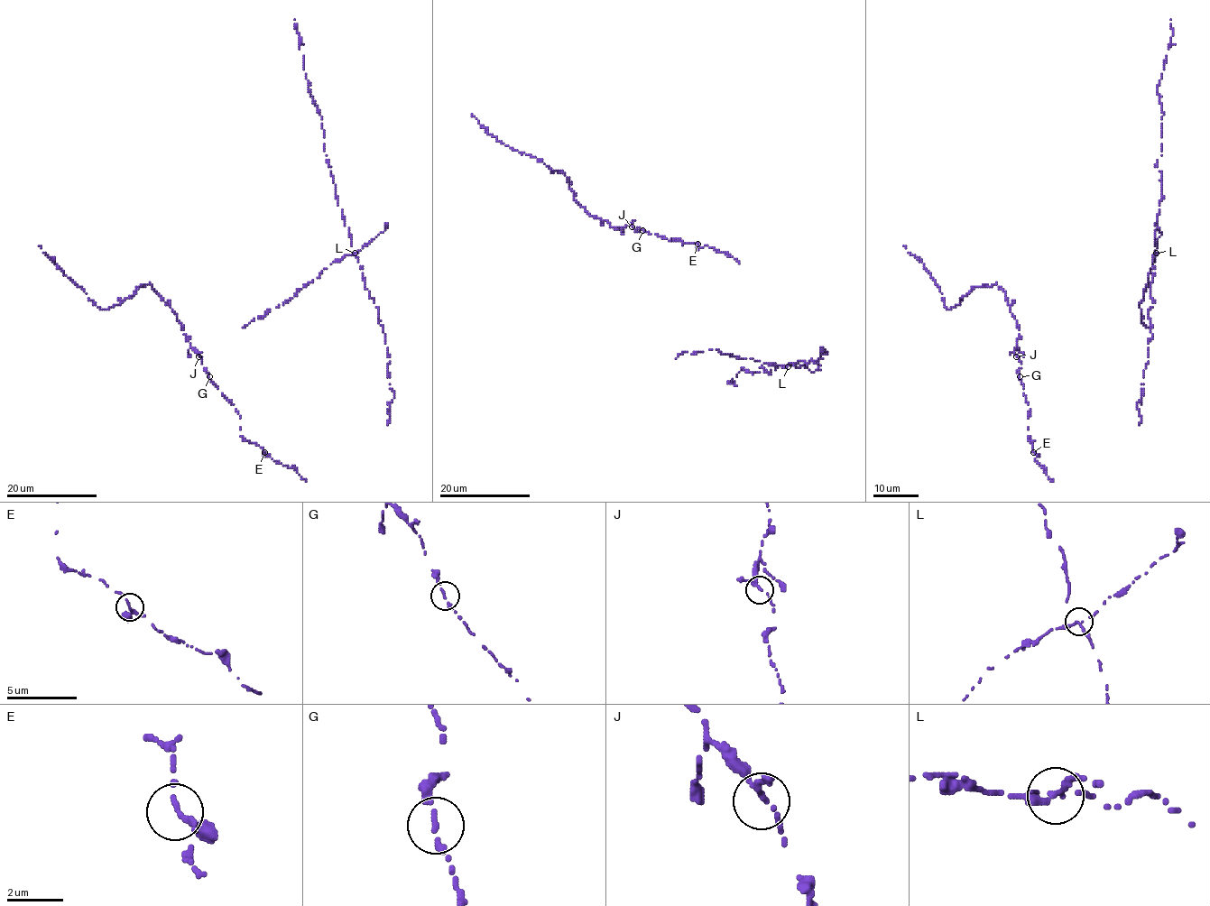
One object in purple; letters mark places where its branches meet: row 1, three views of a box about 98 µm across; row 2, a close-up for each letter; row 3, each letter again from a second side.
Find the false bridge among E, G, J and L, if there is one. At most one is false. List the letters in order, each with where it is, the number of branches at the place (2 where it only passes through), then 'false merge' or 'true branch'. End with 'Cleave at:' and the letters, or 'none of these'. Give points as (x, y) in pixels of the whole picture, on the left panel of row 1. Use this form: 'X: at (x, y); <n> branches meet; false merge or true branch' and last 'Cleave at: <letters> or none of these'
E: at (264, 452); 3 branches meet; true branch
G: at (209, 376); 2 branches meet; true branch
J: at (198, 356); 3 branches meet; true branch
L: at (355, 253); 3 branches meet; false merge
Cleave at: L

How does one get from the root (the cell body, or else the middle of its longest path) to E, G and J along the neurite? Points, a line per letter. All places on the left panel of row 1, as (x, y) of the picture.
E: (191, 337), (187, 339), (201, 357), (210, 380), (238, 413), (241, 437), (263, 448), (264, 452)
G: (191, 337), (187, 339), (201, 357), (209, 376)
J: (191, 337), (187, 339), (198, 356)

